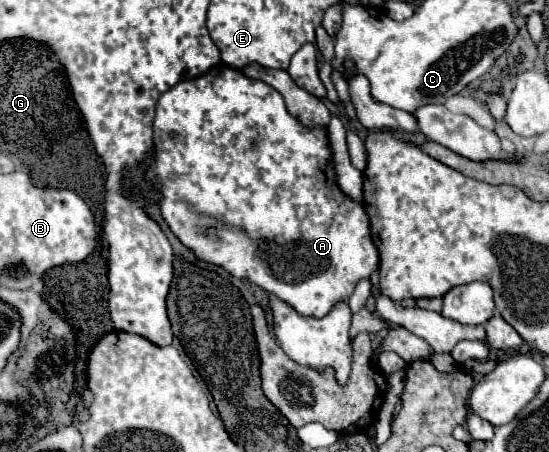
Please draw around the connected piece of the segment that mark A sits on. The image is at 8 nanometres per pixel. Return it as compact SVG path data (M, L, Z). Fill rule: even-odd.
M225 63L215 65L211 71L207 71L201 77L177 83L169 91L165 91L157 101L157 111L153 119L153 131L155 131L155 165L149 169L147 179L153 179L153 175L159 181L159 191L163 195L161 199L161 215L169 223L171 231L179 237L179 241L189 247L199 259L223 267L227 273L235 277L245 277L259 287L263 287L267 293L273 293L275 297L283 299L285 303L291 303L299 315L311 315L315 319L321 319L335 307L335 303L347 301L353 293L359 279L365 279L373 273L373 269L379 265L379 251L371 241L369 231L369 217L363 209L363 205L355 203L351 197L347 197L339 187L335 179L333 159L329 151L327 133L323 129L307 129L303 127L293 115L287 113L283 97L269 87L263 81L249 79L241 71L231 69Z

